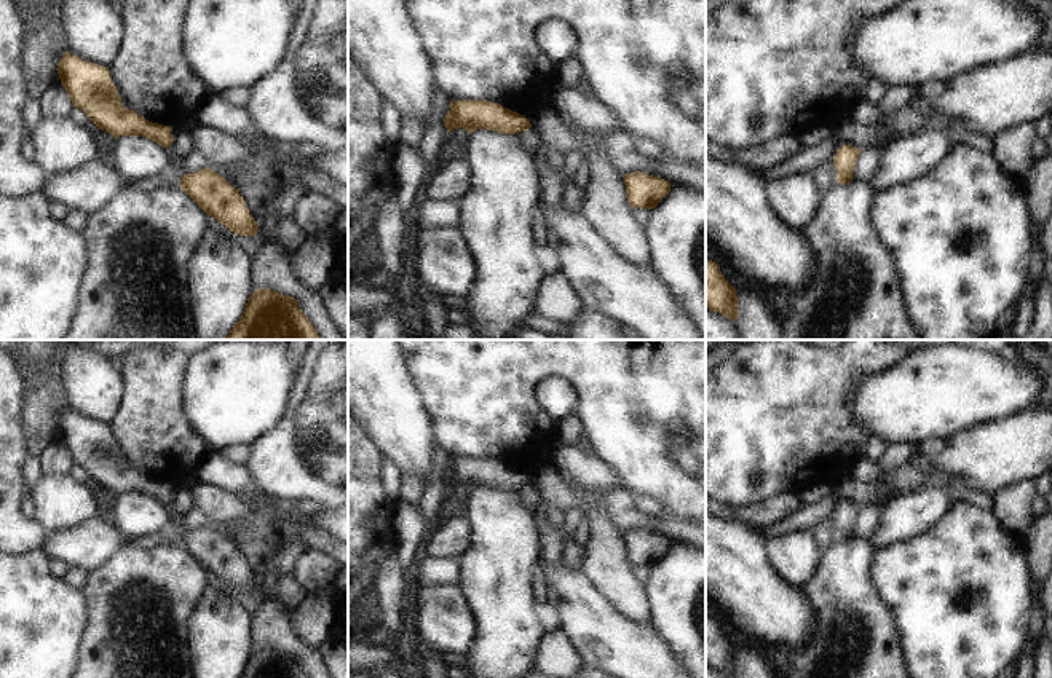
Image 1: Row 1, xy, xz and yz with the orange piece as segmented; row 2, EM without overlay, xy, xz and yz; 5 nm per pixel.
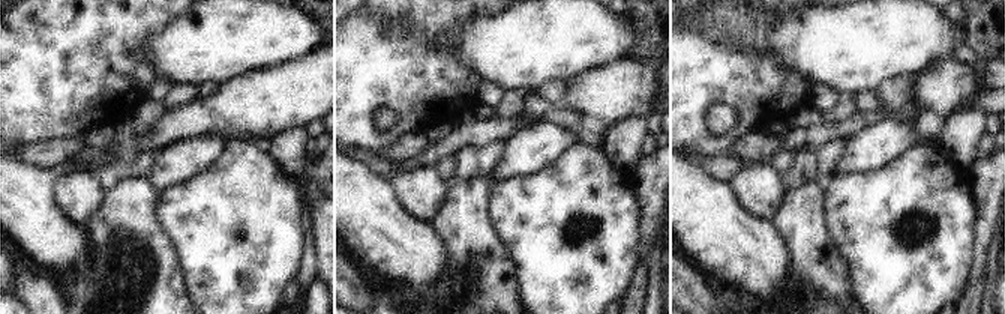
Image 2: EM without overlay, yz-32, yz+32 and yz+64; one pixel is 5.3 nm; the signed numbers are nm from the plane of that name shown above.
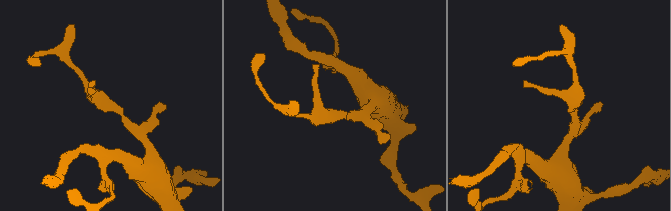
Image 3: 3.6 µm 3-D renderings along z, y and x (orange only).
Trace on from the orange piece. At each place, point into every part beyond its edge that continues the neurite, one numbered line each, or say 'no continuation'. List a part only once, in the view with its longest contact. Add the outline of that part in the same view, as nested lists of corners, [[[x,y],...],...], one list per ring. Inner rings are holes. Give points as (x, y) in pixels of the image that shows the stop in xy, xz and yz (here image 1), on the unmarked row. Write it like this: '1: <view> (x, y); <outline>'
no continuation

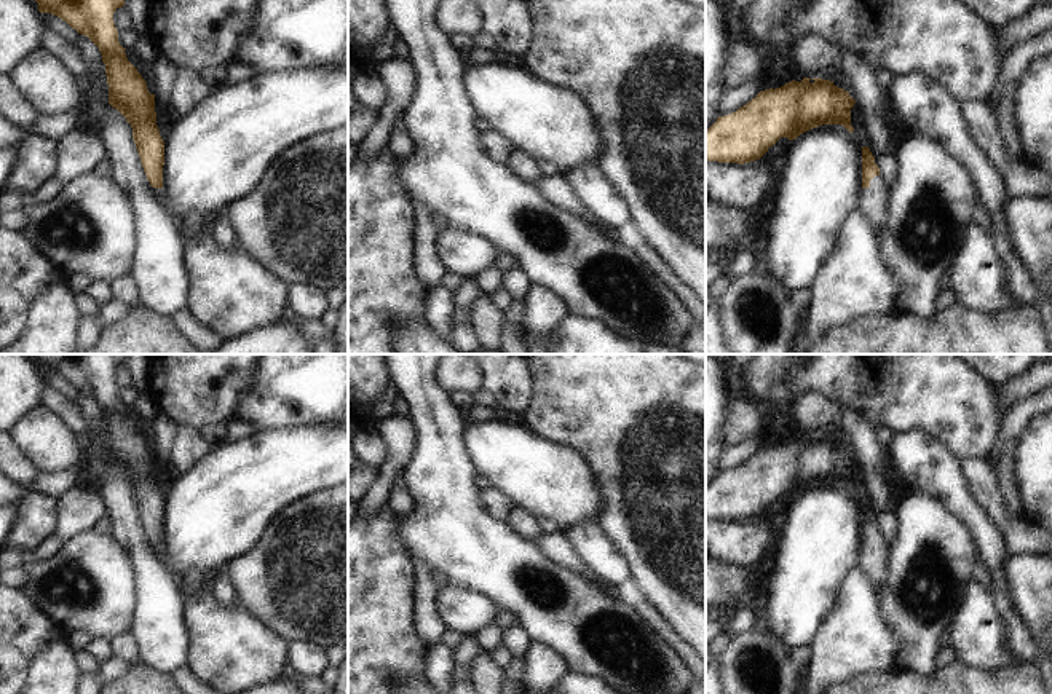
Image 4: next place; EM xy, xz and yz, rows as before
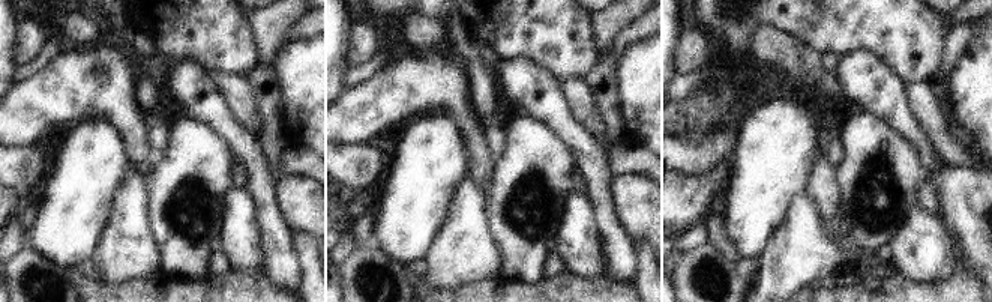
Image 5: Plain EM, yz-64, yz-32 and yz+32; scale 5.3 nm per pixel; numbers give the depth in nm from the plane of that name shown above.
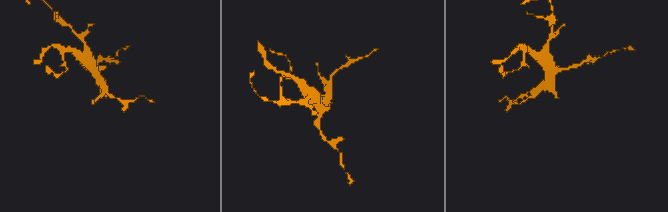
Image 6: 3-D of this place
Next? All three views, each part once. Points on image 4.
1: yz (874, 559); [[[875,533],[870,544],[860,549],[860,568],[868,574],[878,595],[888,582],[888,557],[889,547],[880,533]]]

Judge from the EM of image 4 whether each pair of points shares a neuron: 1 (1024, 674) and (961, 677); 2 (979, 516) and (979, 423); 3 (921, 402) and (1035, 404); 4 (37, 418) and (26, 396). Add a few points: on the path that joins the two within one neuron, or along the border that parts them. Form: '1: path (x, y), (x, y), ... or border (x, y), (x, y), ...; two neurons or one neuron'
1: path (1008, 677), (977, 677); one neuron
2: border (933, 433), (960, 460); two neurons
3: border (1004, 417), (1000, 439), (990, 452); two neurons
4: border (40, 402), (16, 421); two neurons

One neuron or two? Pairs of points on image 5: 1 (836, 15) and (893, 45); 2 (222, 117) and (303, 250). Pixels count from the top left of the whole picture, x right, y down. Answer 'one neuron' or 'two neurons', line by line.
1: one neuron
2: two neurons

